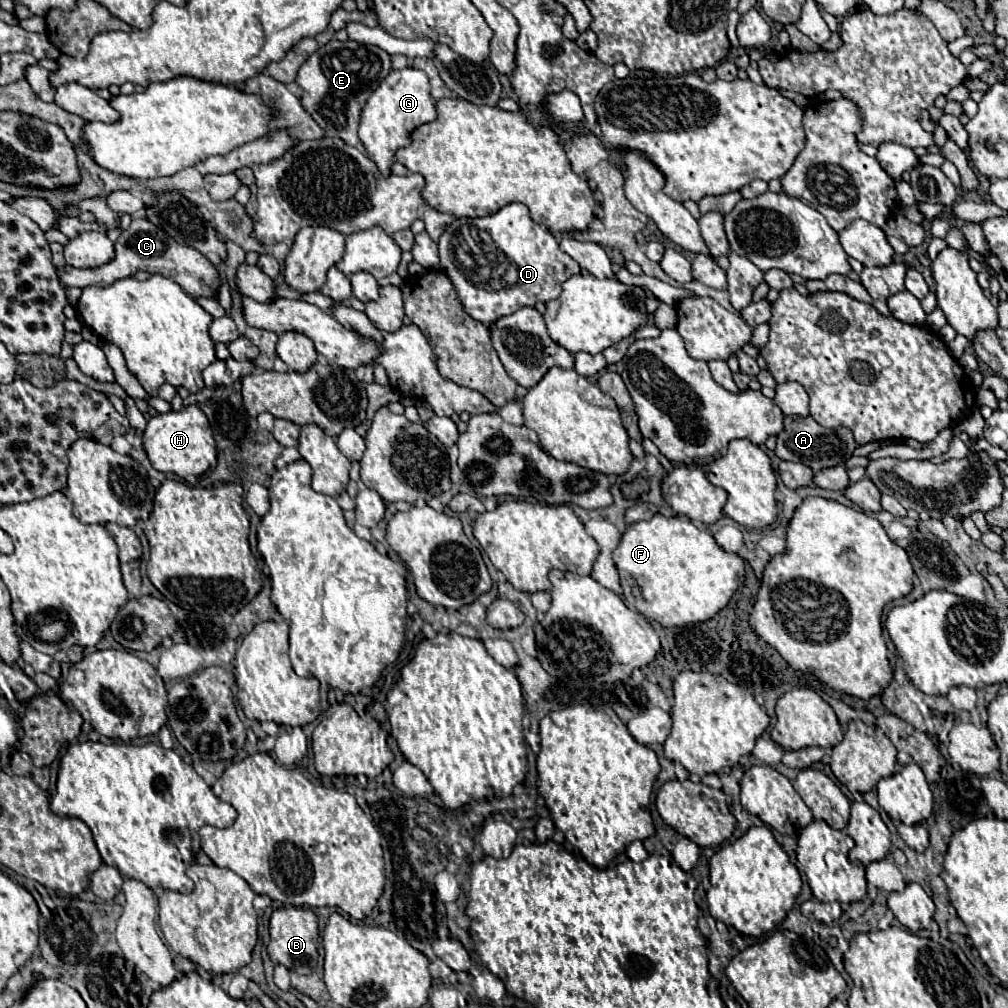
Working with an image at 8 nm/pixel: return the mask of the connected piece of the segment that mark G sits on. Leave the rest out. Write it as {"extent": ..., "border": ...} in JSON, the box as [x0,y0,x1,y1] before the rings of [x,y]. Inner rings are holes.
{"extent":[359,65,437,173],"border":[[[407,65],[405,69],[391,69],[391,73],[381,81],[379,89],[375,89],[375,93],[367,99],[361,111],[359,137],[377,167],[383,173],[389,173],[395,161],[395,151],[409,145],[409,131],[421,123],[433,121],[435,117],[437,109],[431,97],[431,85],[427,75],[421,69],[411,69],[411,65]]]}

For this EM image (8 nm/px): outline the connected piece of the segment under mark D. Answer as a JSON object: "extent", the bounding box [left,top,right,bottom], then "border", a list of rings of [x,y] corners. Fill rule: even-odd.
{"extent":[439,203,579,325],"border":[[[509,203],[487,217],[453,219],[453,223],[439,237],[439,259],[441,269],[455,285],[455,293],[463,311],[485,325],[497,321],[499,317],[511,315],[525,305],[533,307],[539,301],[547,303],[559,297],[561,283],[579,273],[579,265],[575,265],[575,261],[571,261],[571,257],[559,249],[555,237],[545,225],[539,225],[529,217],[529,209],[523,203]]]}

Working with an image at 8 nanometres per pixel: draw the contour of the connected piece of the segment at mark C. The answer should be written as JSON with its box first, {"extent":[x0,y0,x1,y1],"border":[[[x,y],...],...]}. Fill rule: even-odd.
{"extent":[63,219,221,297],"border":[[[133,219],[131,225],[125,231],[121,231],[121,235],[117,239],[117,249],[115,249],[113,261],[109,261],[107,265],[101,265],[101,267],[93,267],[93,269],[75,269],[75,267],[67,265],[65,273],[63,273],[63,283],[67,287],[81,287],[81,289],[89,287],[89,285],[107,287],[107,285],[115,283],[117,279],[135,275],[137,271],[173,277],[173,281],[179,283],[183,287],[183,291],[189,293],[191,297],[215,297],[217,289],[221,285],[217,269],[197,249],[179,245],[163,229],[149,223],[147,219]]]}

